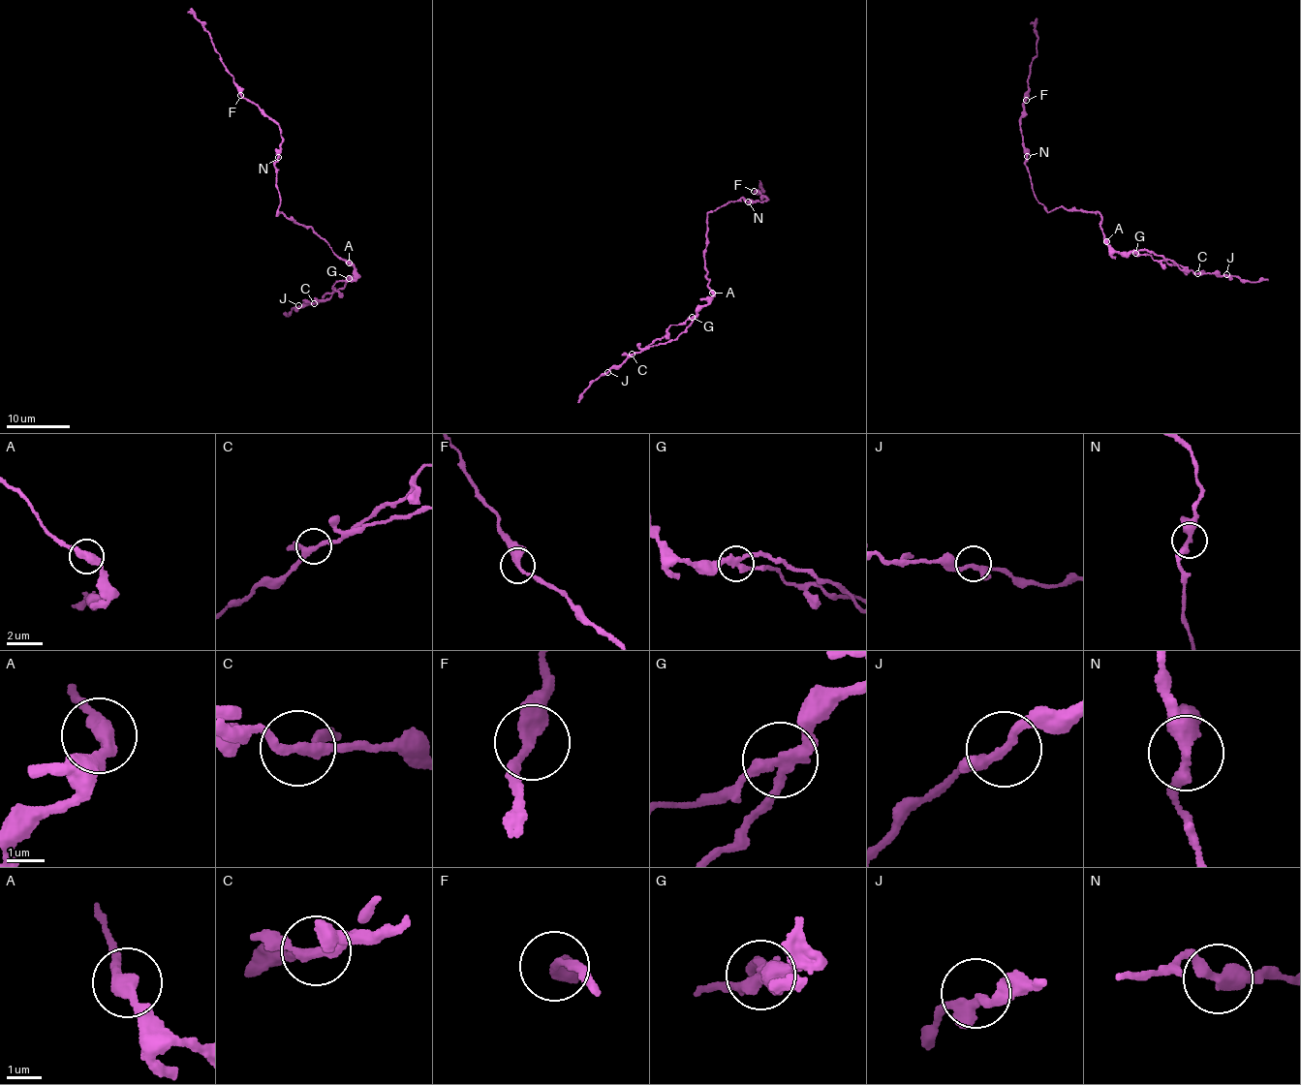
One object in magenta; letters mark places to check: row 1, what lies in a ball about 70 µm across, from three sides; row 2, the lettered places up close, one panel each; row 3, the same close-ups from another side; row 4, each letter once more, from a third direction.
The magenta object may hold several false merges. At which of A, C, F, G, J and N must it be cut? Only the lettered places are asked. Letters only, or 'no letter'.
G

